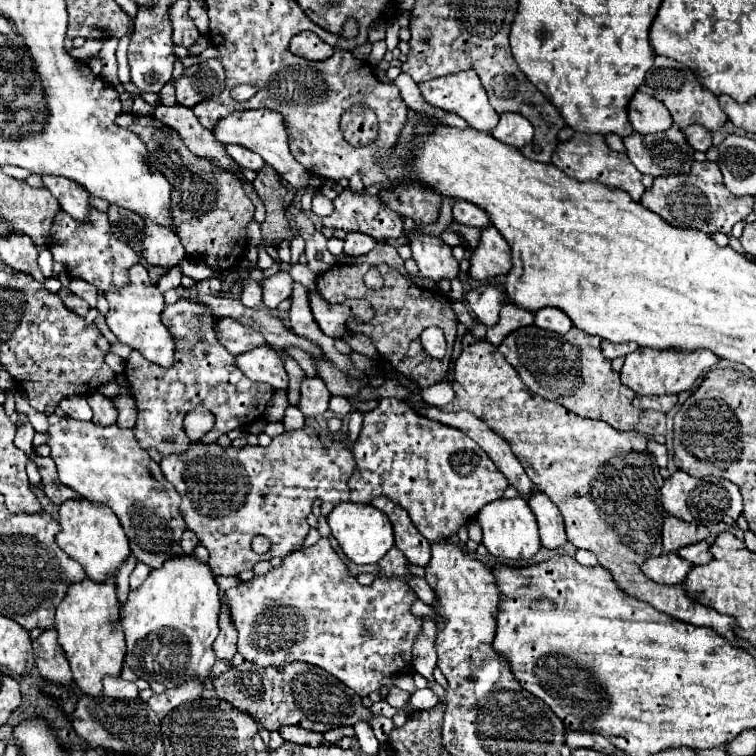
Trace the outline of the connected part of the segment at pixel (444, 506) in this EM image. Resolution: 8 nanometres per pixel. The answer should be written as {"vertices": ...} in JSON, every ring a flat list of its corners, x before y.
{"vertices":[[380,399,378,407,364,415,362,431,352,449,352,455,356,467,348,481,350,501,370,503,374,499,374,493,388,497,408,511,416,529,430,543,438,543,456,535,456,531,470,523,486,503,500,499,504,489,508,487,504,475,496,469,492,459,488,459,488,455,476,441,472,441,458,429,452,429,428,417,420,417,408,403,400,399]]}

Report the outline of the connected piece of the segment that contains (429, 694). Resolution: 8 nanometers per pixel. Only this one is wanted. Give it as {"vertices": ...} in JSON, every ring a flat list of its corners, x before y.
{"vertices":[[424,687,424,689,418,689,418,691,412,695,410,705,412,705,412,711,420,711,420,709,430,709,430,707,434,707,438,701,440,701,438,695,436,695,432,689]]}

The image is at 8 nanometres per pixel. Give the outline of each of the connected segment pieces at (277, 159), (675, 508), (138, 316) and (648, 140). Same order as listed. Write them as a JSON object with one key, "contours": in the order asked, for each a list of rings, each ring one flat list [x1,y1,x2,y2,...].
{"contours":[[[268,109,234,111,232,115,226,115,216,123,212,127,212,133,224,145,236,143,236,145,242,145,242,147,258,153,264,159,264,162,269,164,278,175,286,177,286,181,292,187,302,189,302,187,308,185,308,171,304,171,304,167,300,167,300,163,296,163,296,159,288,151,288,135,286,135,284,123,282,123,280,115,276,115,276,111,268,111]],[[676,471,664,481,664,485,660,489,660,503,662,503,664,511,668,511,670,515,674,515,682,521,688,521,688,523,698,523,698,525,718,523,718,521,722,521,724,515,728,515,736,521,742,513,742,495,734,483,724,481,724,479,716,479,716,481,696,479,684,471]],[[134,265,128,271,128,275,130,275,130,283,126,287,104,291,104,297,110,305,110,311,106,313,106,323,122,343,140,351,150,363,170,367,174,359,174,339,160,319,160,313,164,309,164,297,158,291,158,287,152,285,146,267]],[[676,125,652,135,632,133,624,137,624,145,636,169,652,177,686,175,694,163,694,149]]]}

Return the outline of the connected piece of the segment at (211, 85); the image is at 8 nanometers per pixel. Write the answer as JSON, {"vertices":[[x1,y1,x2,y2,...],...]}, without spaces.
{"vertices":[[208,59,202,65,184,69,180,81,172,79,176,89,176,101,184,107,194,107,200,99,224,91,224,69,218,59]]}

